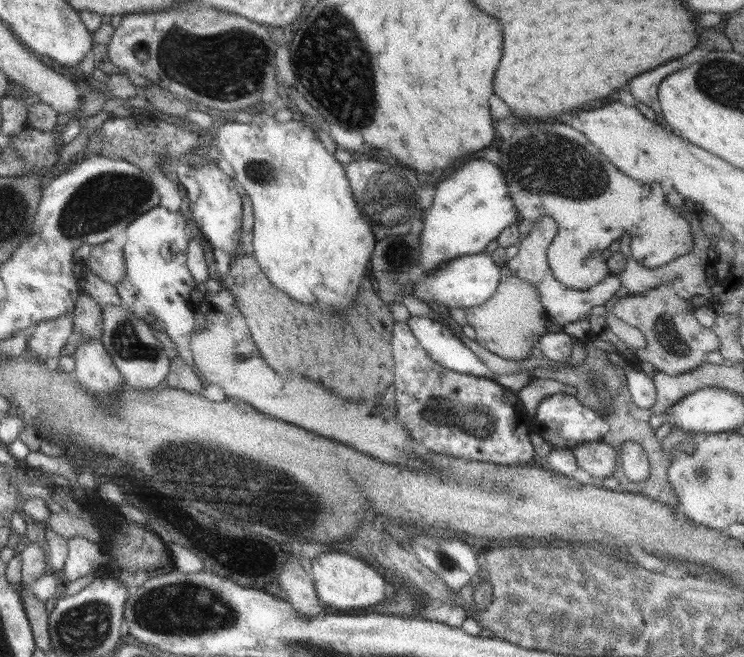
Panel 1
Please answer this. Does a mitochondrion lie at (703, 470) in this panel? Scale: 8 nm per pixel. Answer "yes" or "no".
yes

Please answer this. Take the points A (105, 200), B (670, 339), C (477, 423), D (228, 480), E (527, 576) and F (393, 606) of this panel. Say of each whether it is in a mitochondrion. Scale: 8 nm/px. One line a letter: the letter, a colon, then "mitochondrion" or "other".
A: mitochondrion
B: mitochondrion
C: mitochondrion
D: mitochondrion
E: other
F: other

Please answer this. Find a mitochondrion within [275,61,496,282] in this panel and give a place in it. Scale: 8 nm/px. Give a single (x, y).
(385, 191)

